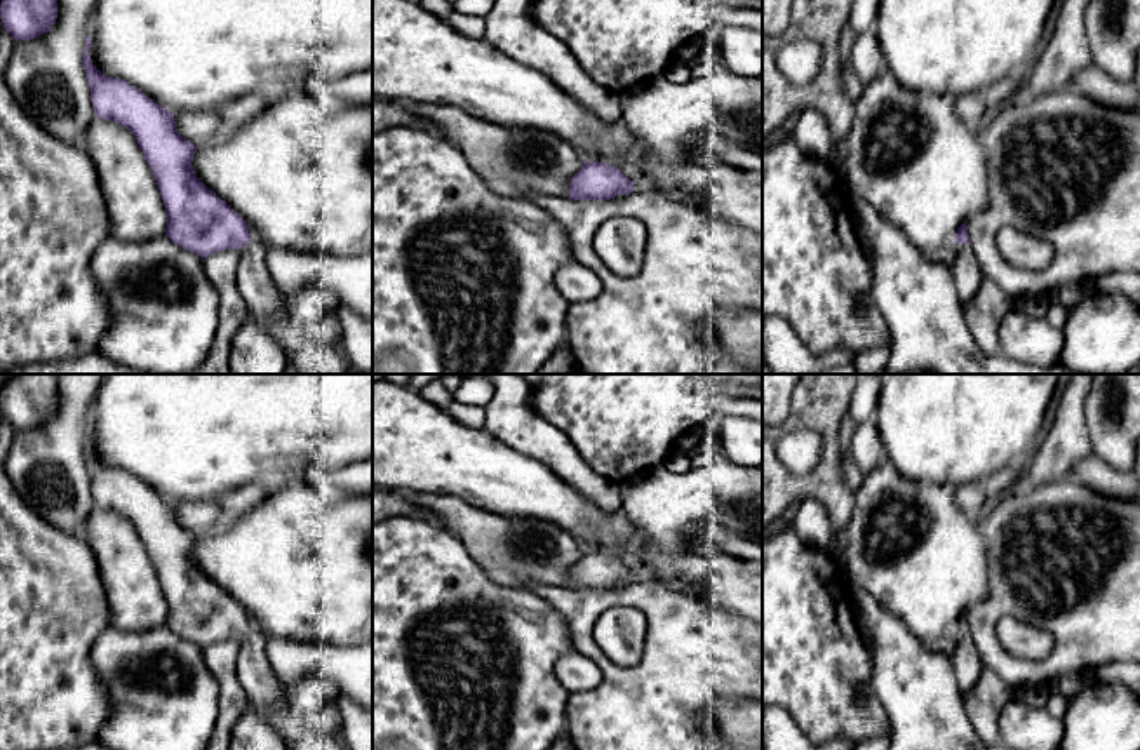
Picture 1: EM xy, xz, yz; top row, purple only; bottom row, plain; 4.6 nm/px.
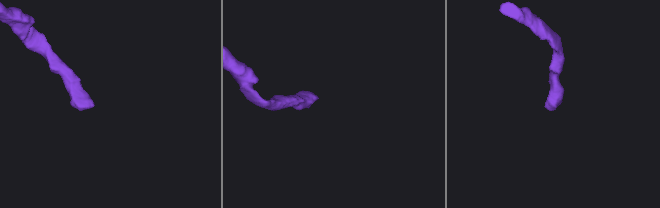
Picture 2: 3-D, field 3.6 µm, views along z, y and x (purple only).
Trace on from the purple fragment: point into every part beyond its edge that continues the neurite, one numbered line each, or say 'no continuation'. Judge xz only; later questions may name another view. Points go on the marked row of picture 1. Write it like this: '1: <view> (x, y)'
1: xz (643, 183)

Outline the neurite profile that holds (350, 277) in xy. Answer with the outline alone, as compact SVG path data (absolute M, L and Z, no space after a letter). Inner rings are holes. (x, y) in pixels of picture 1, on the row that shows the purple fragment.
M372 251L320 259L322 282L362 318L372 320Z

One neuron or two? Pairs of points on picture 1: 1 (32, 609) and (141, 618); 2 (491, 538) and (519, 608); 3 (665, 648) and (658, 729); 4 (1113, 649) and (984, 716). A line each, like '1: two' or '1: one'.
1: two
2: two
3: one
4: two

